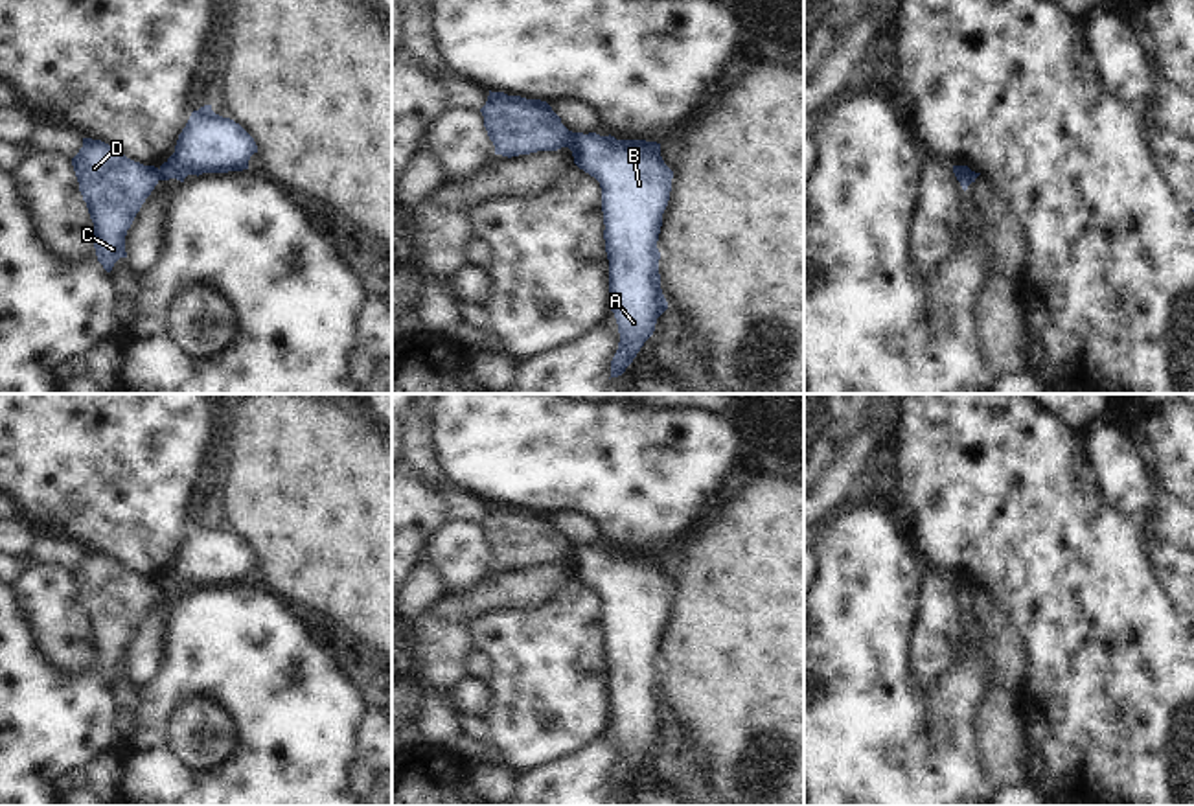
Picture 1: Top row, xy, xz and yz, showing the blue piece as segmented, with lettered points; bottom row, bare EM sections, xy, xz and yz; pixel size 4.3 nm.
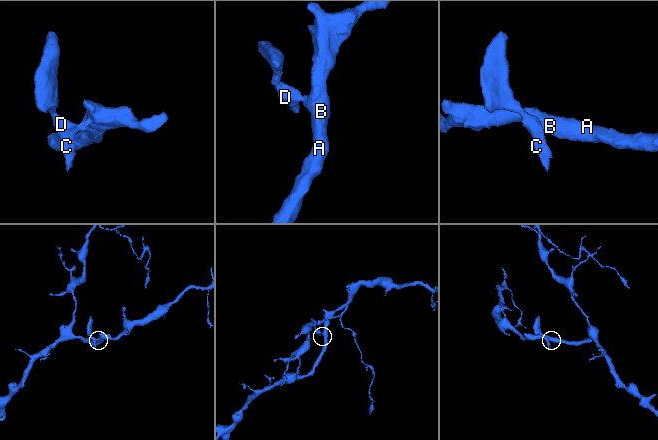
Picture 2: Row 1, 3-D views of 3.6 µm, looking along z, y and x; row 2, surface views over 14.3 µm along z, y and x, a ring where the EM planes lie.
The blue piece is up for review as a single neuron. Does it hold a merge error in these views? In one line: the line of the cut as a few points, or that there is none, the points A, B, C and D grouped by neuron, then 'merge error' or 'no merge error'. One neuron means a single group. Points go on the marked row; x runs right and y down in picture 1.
cut xz (573, 133), (573, 140), (567, 146); groups A B / C D; merge error

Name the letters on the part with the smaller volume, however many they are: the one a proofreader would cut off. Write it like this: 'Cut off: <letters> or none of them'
Cut off: C, D.

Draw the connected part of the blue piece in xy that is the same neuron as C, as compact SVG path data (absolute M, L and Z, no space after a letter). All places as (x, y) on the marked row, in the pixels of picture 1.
M83 138L72 166L94 223L98 261L110 272L120 258L127 258L127 230L158 184L160 169L134 162L112 145L92 138Z

